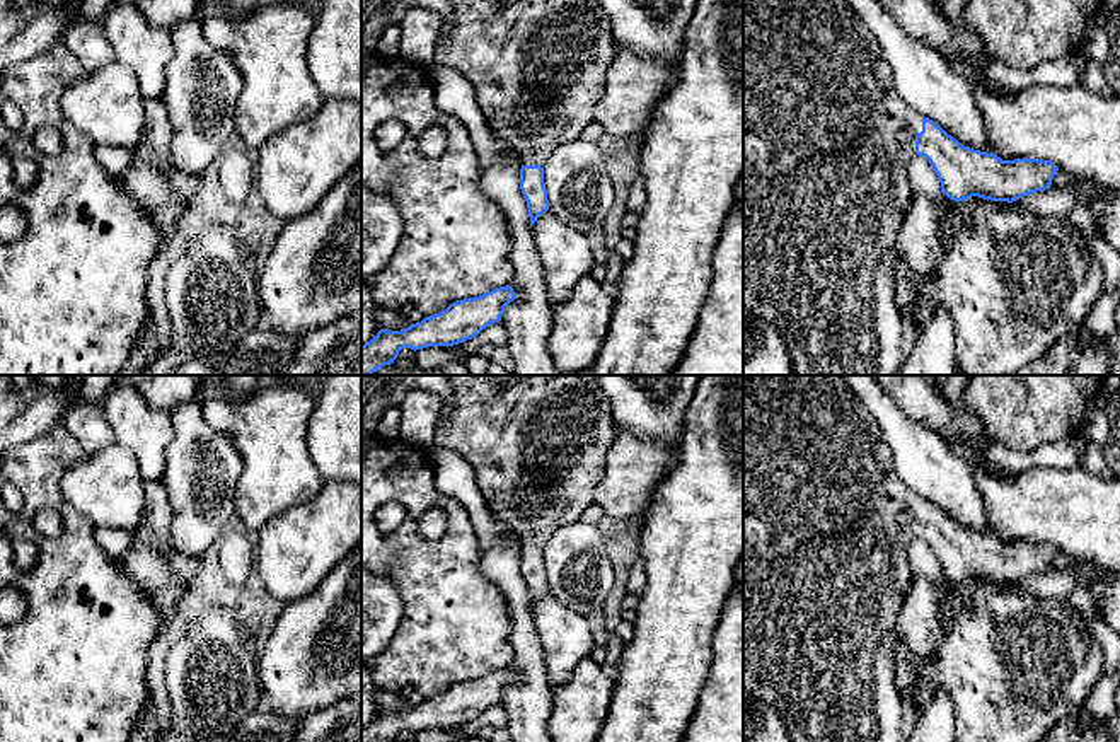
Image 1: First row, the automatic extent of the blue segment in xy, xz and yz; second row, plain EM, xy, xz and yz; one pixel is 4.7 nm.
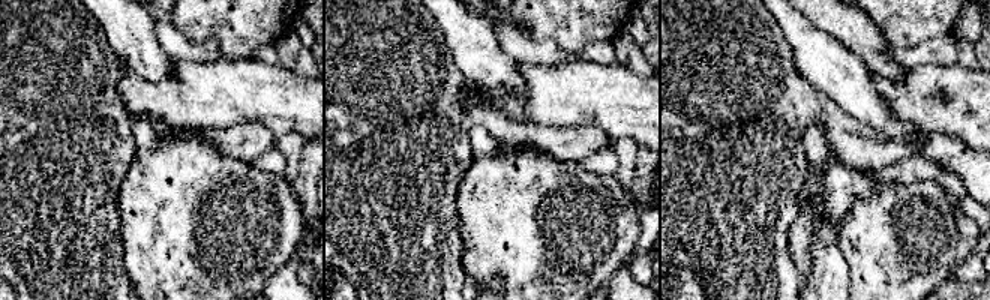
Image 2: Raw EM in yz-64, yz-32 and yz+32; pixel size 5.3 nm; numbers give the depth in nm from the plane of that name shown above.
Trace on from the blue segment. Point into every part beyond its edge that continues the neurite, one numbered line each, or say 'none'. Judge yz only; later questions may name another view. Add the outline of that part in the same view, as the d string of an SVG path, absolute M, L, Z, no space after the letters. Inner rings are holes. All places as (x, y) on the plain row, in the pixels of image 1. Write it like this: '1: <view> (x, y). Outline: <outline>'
1: yz (827, 522). Outline: M743 375L743 696L752 696L774 706L786 722L791 742L905 742L902 732L904 701L893 677L893 657L900 643L897 621L912 583L907 559L909 544L915 536L915 517L922 513L924 498L907 488L897 476L888 445L861 401L847 387L842 375Z

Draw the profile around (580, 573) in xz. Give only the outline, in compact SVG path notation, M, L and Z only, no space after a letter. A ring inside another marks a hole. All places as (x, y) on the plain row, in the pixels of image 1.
M585 520L557 529L544 548L549 592L581 612L602 609L615 580L609 536Z

